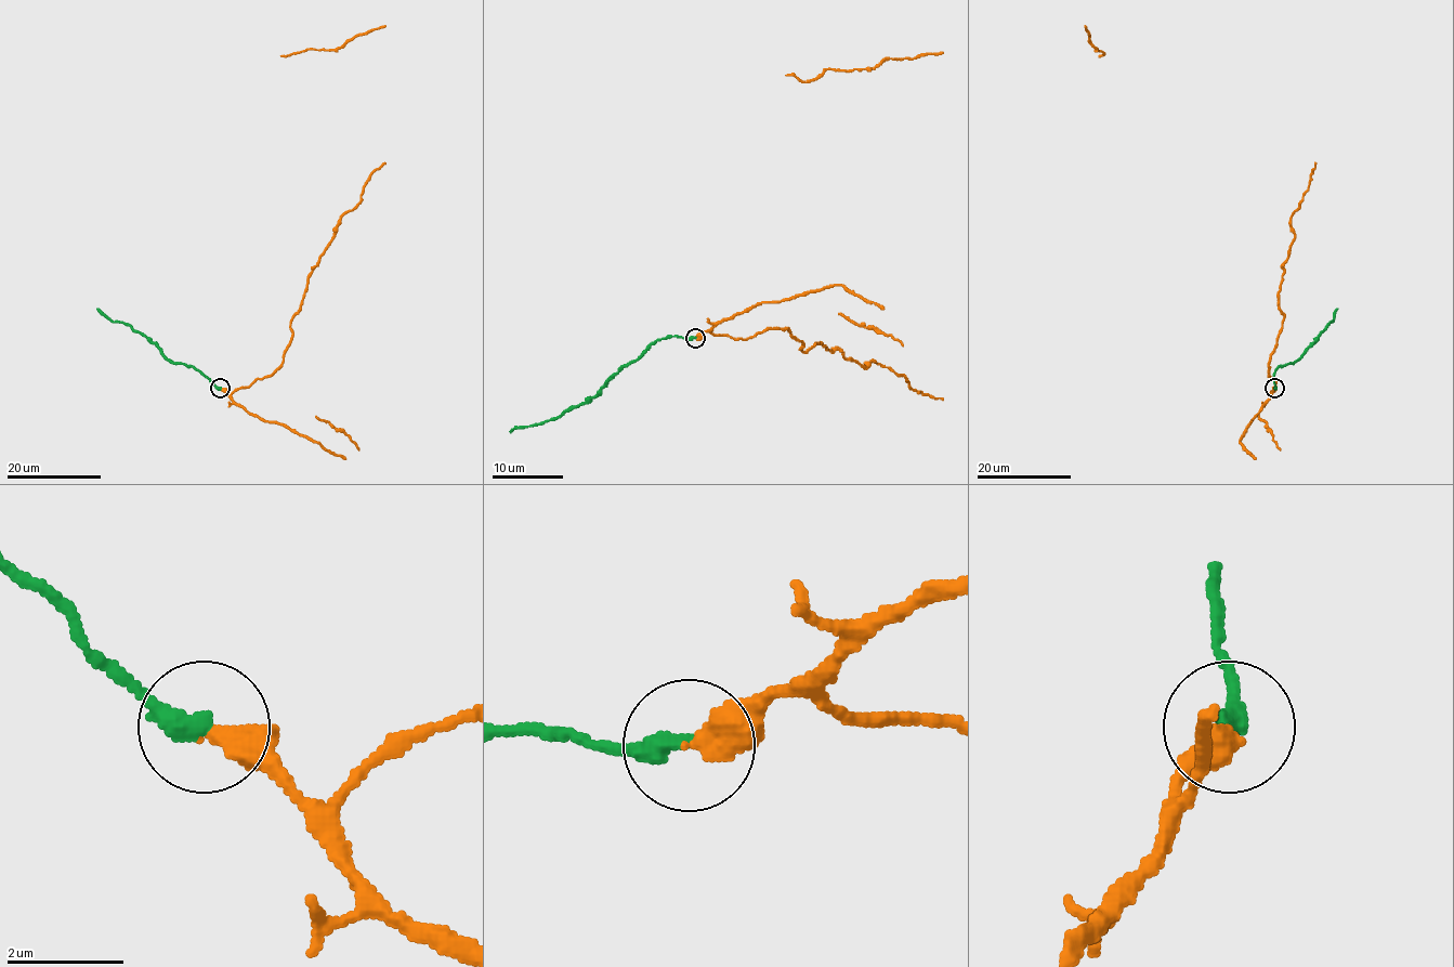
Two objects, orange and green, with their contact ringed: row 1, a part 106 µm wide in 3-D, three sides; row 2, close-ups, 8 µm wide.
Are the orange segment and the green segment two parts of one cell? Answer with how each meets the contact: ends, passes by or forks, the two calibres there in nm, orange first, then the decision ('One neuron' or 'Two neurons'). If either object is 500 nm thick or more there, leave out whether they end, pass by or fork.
At the ring orange ends. At the ring green ends. Thickness 440 nm (orange) against 360 nm. One neuron

